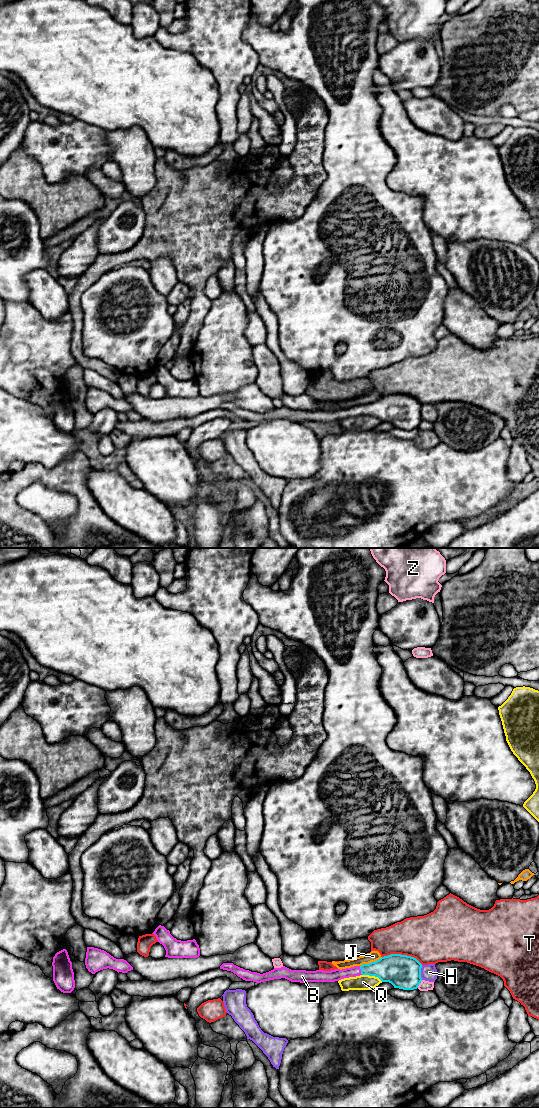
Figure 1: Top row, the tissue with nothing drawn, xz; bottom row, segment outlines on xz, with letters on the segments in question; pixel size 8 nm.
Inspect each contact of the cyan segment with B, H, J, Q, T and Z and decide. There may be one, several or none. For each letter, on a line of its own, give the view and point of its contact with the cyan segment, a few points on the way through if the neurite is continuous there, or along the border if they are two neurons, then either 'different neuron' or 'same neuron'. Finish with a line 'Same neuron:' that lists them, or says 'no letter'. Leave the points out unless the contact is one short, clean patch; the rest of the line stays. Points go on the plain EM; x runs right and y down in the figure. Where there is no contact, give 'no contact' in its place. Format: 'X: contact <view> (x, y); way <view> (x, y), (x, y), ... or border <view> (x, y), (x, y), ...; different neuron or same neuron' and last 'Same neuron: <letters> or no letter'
B: contact xz (361, 410); way xz (392, 408), (361, 410), (334, 415); same neuron
H: contact xz (420, 412); different neuron
J: contact xz (371, 402); different neuron
Q: contact xz (372, 415); different neuron
T: contact xz (402, 395); different neuron
Z: contact xz (419, 423); different neuron
Same neuron: B

